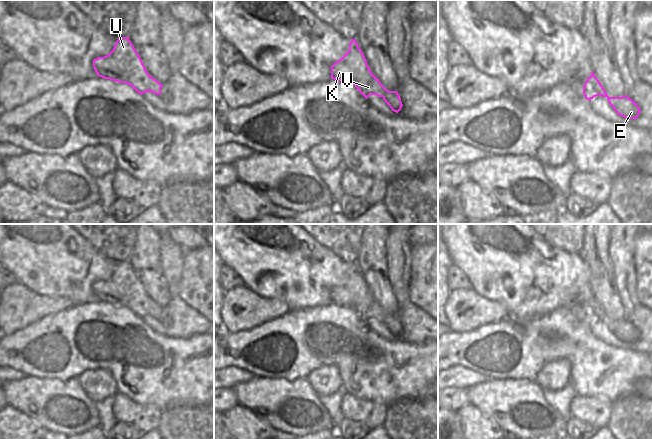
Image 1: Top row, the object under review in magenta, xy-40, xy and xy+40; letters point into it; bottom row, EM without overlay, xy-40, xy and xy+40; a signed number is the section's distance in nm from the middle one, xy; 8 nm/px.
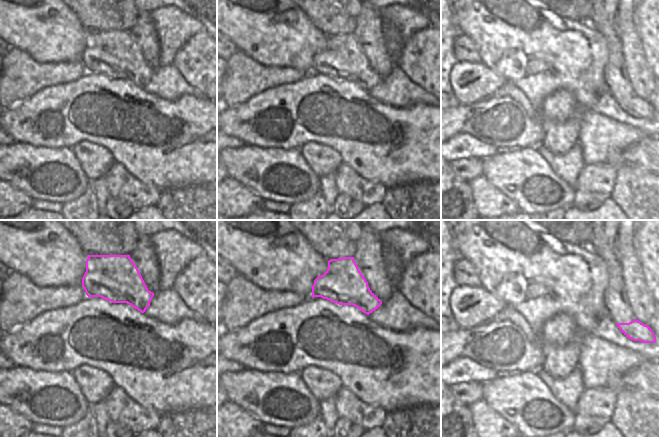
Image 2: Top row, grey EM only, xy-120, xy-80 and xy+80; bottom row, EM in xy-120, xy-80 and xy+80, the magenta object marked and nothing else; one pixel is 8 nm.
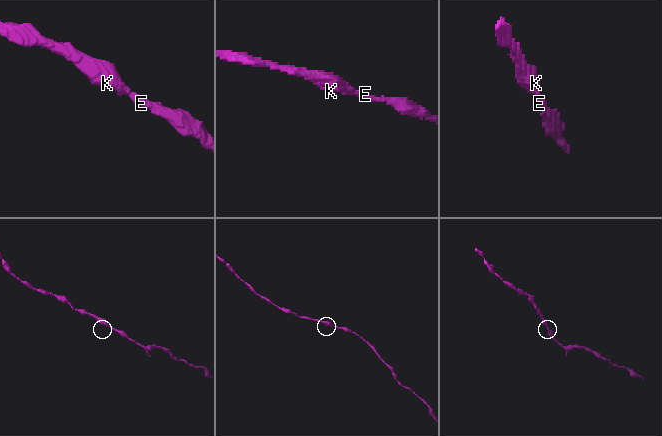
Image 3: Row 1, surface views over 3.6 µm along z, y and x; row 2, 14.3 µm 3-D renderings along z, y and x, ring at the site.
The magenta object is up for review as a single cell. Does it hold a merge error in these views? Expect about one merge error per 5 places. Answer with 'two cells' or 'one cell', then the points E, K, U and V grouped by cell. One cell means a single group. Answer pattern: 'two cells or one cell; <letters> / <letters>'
one cell; E K U V

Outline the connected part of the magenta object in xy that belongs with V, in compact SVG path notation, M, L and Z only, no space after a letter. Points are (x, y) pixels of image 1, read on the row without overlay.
M351 263L349 274L331 290L331 303L342 307L352 307L366 323L370 319L382 321L396 337L403 330L398 316L387 314L371 296L355 263Z

